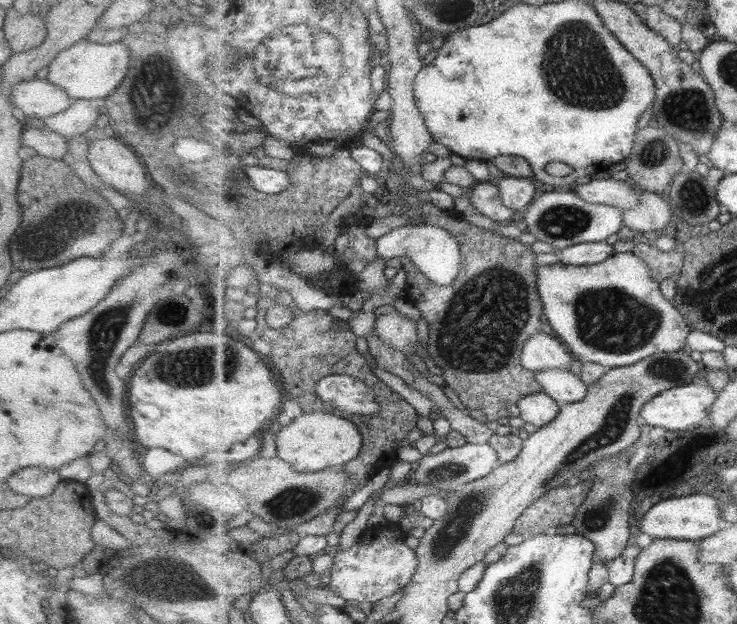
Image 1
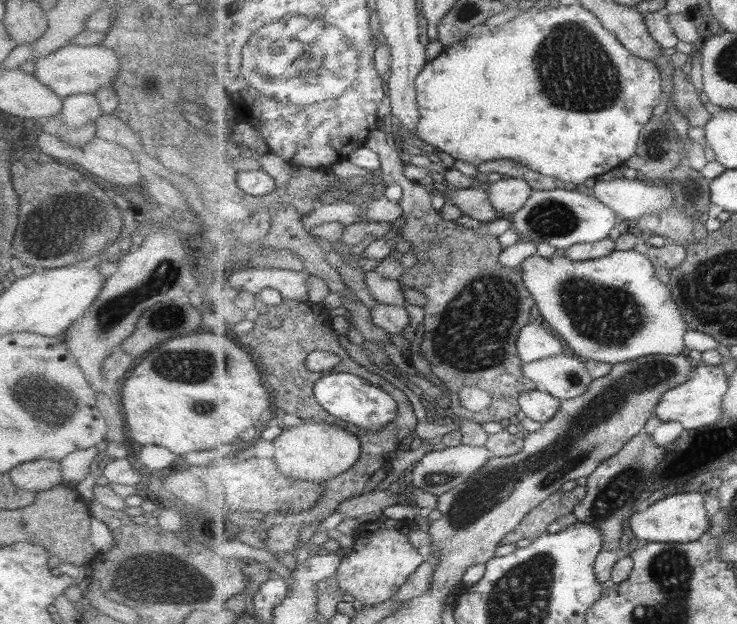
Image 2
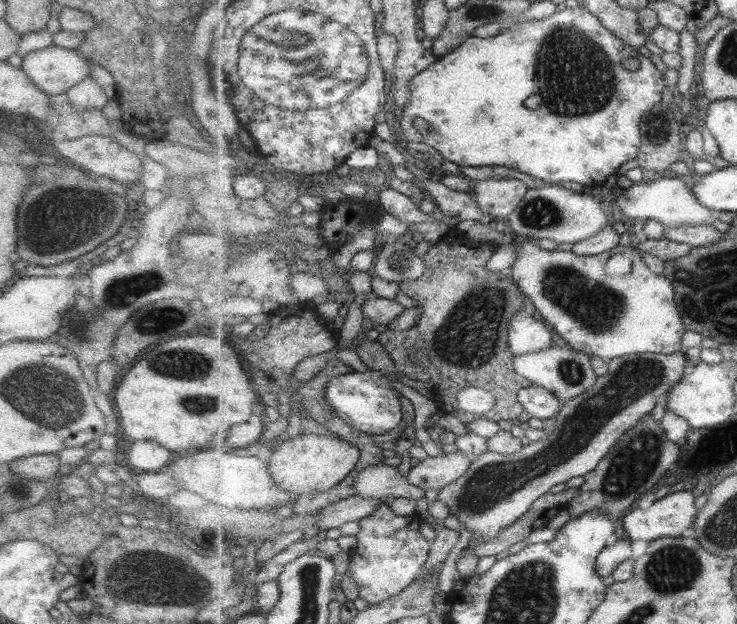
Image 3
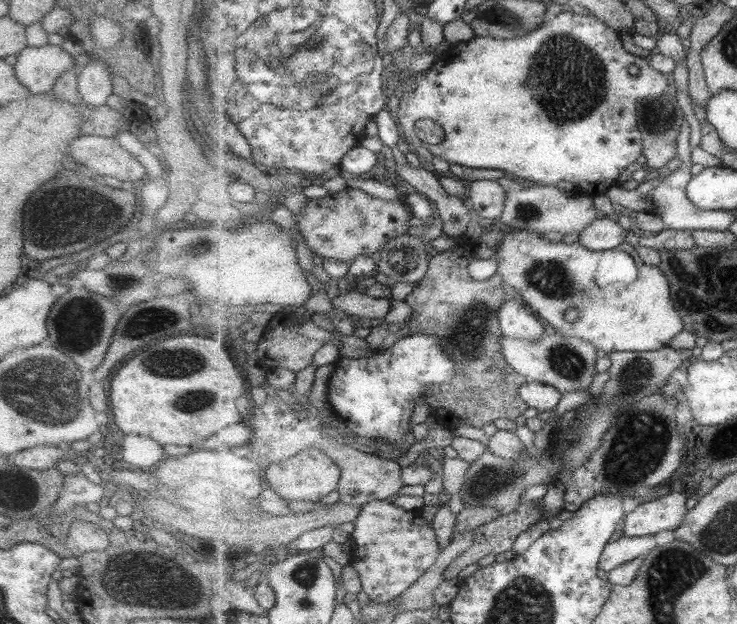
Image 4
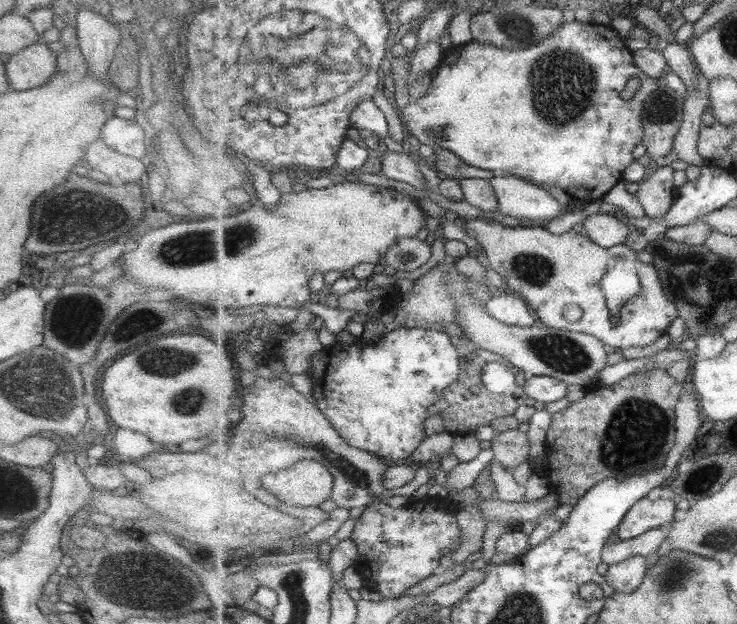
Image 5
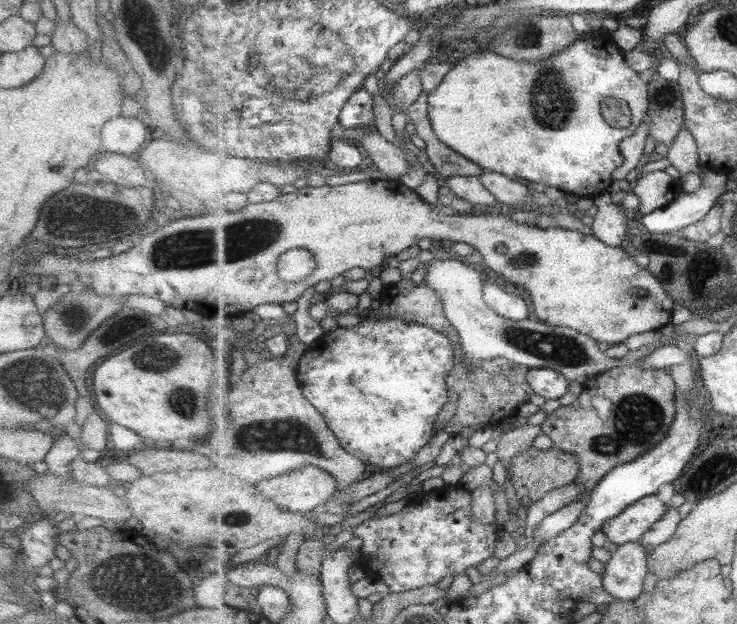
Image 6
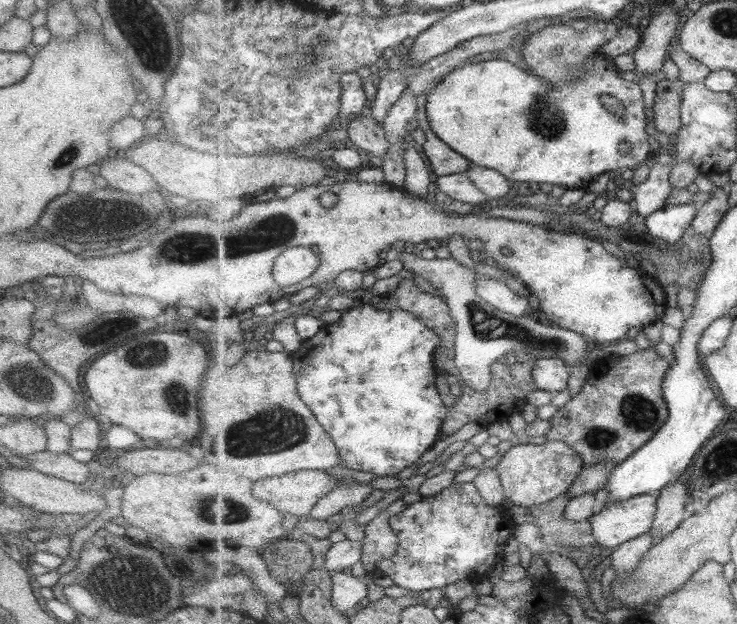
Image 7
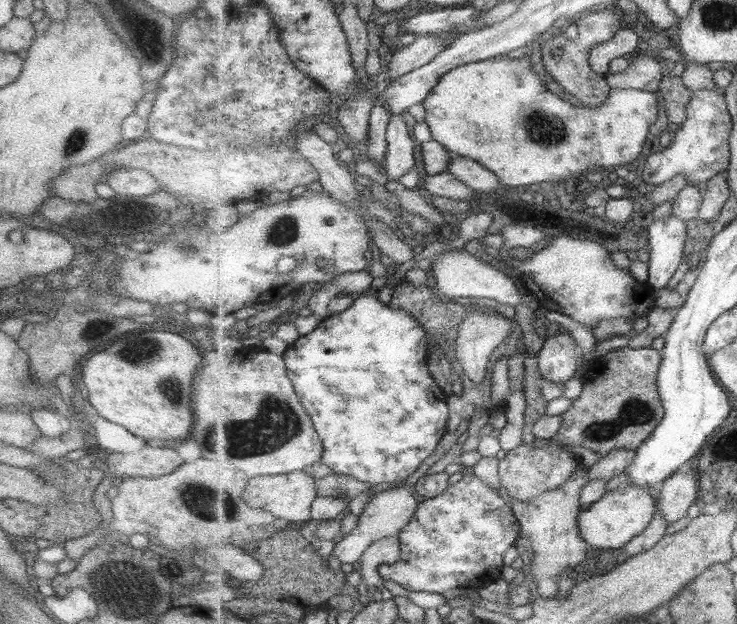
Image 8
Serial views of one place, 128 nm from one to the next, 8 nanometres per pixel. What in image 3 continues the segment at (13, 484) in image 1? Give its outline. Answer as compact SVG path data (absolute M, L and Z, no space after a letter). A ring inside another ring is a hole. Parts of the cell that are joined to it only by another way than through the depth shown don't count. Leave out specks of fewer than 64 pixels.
M40 454L11 460L8 465L15 474L29 480L47 480L57 473L60 462L57 454Z

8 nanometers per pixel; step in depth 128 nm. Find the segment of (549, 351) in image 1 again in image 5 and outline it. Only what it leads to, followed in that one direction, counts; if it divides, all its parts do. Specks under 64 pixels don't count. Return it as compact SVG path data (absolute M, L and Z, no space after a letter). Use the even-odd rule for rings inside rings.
M496 294L489 300L486 308L493 318L497 318L509 327L530 328L537 324L531 316L529 306L521 298L515 298L515 296L498 296Z

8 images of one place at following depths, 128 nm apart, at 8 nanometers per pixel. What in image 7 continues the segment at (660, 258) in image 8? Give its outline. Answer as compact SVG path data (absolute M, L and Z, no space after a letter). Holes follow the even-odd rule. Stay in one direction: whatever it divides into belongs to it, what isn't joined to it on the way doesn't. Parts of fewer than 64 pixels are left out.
M692 202L666 206L647 217L644 228L667 243L677 242L691 230L698 208Z

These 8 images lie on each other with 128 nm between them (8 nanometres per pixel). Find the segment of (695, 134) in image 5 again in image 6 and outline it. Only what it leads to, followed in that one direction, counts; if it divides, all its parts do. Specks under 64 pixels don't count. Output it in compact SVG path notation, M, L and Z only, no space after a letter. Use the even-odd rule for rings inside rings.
M685 126L681 129L675 142L669 146L666 157L683 176L690 172L701 175L703 173L700 165L697 139Z

